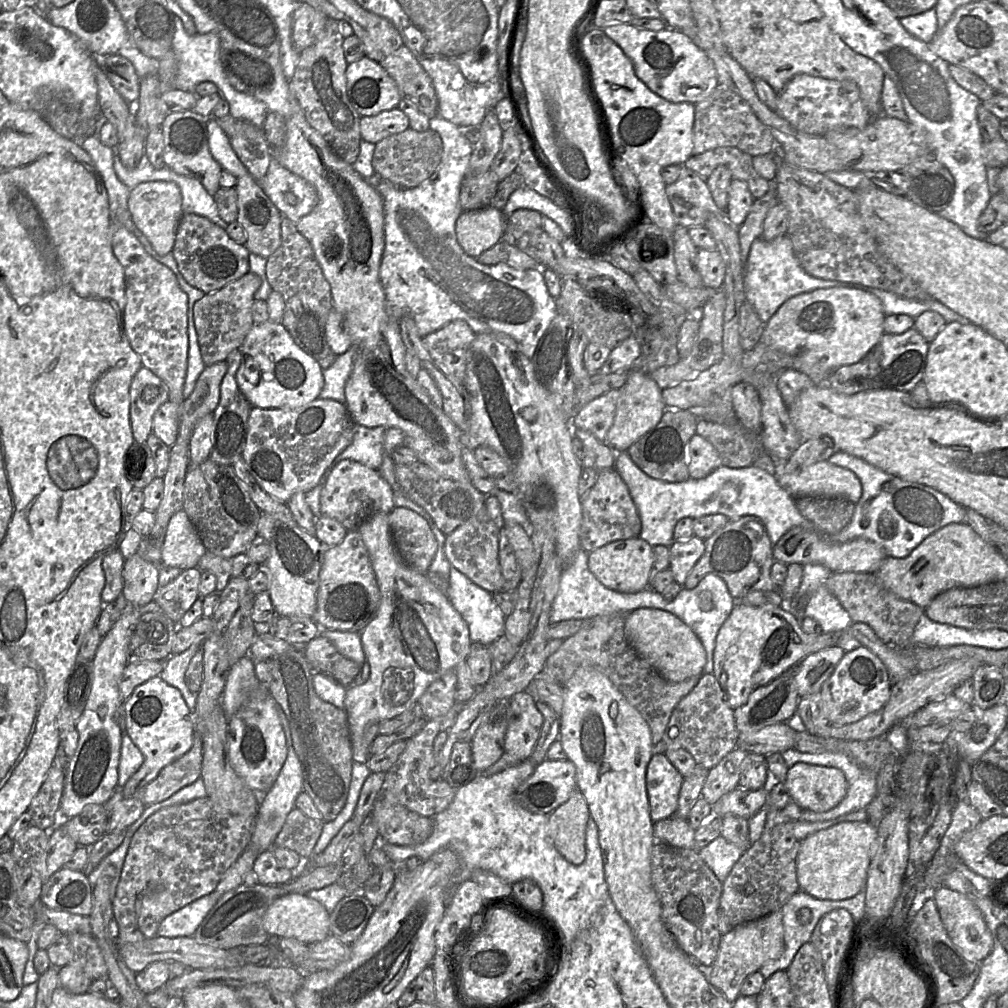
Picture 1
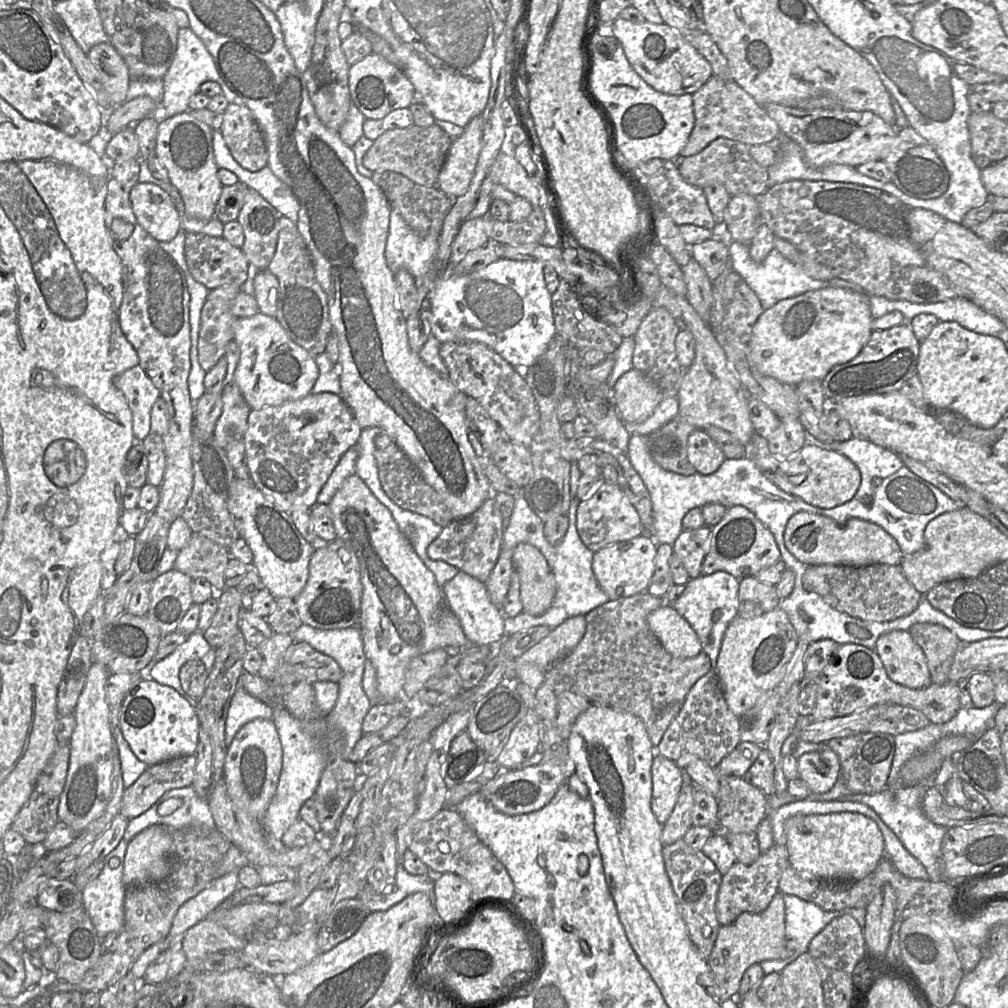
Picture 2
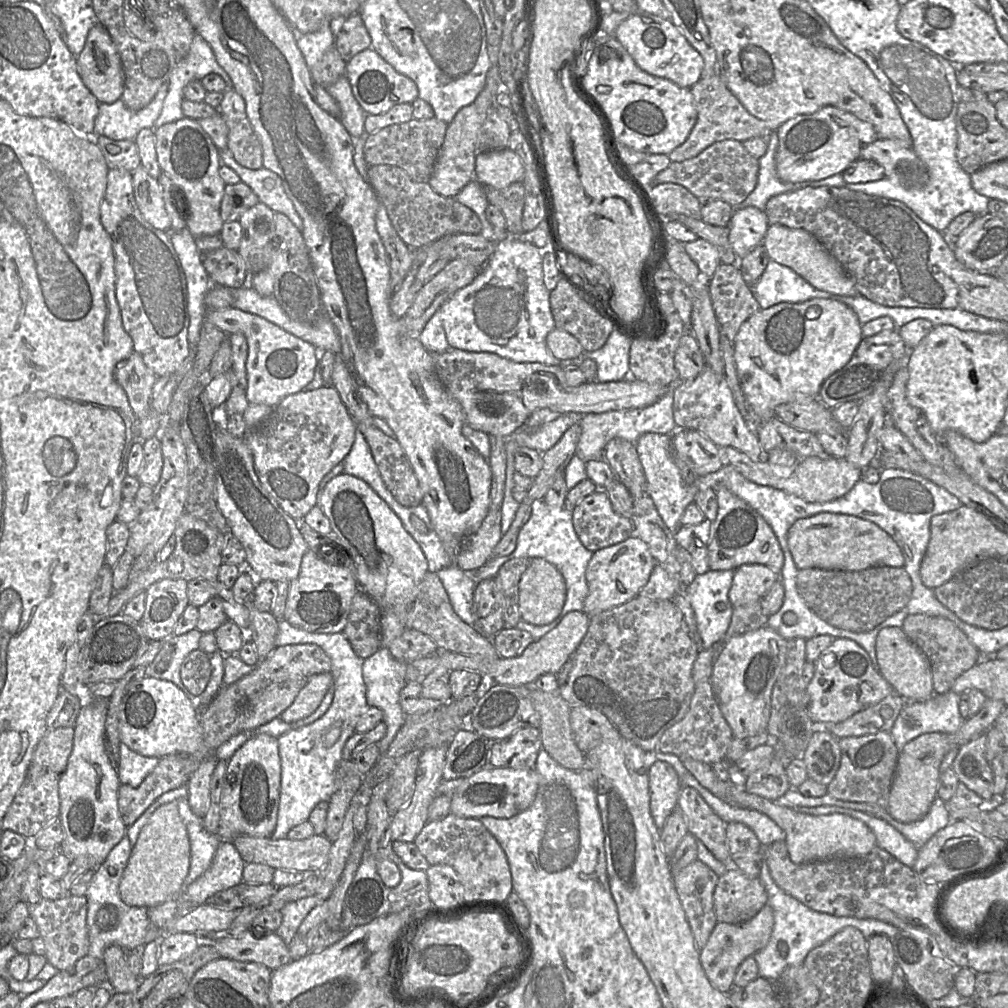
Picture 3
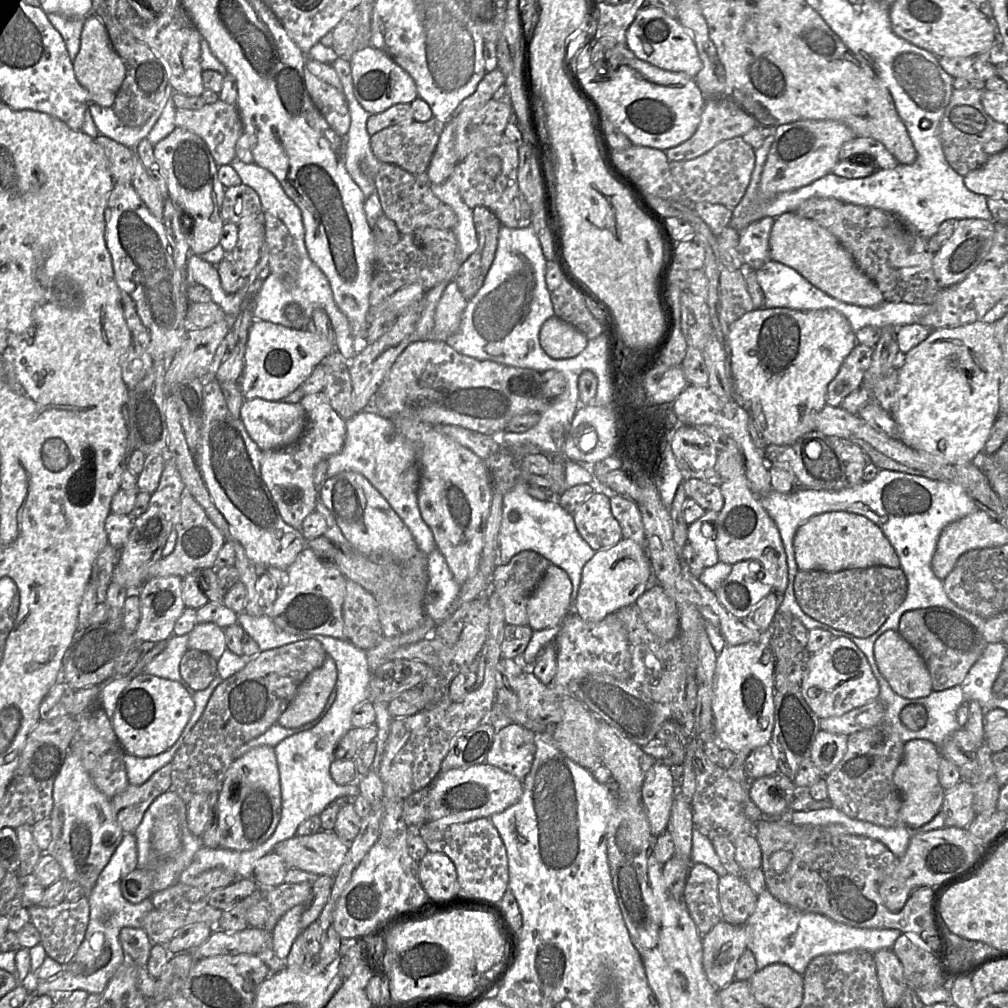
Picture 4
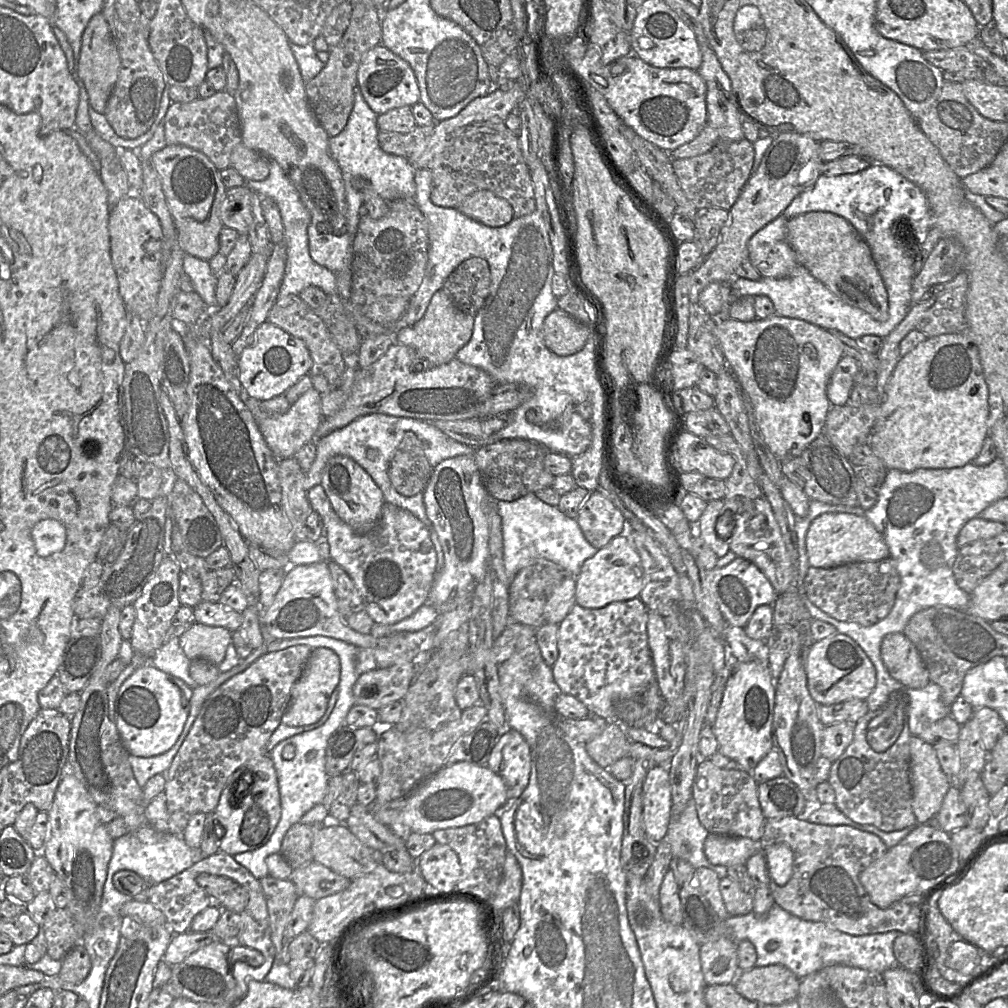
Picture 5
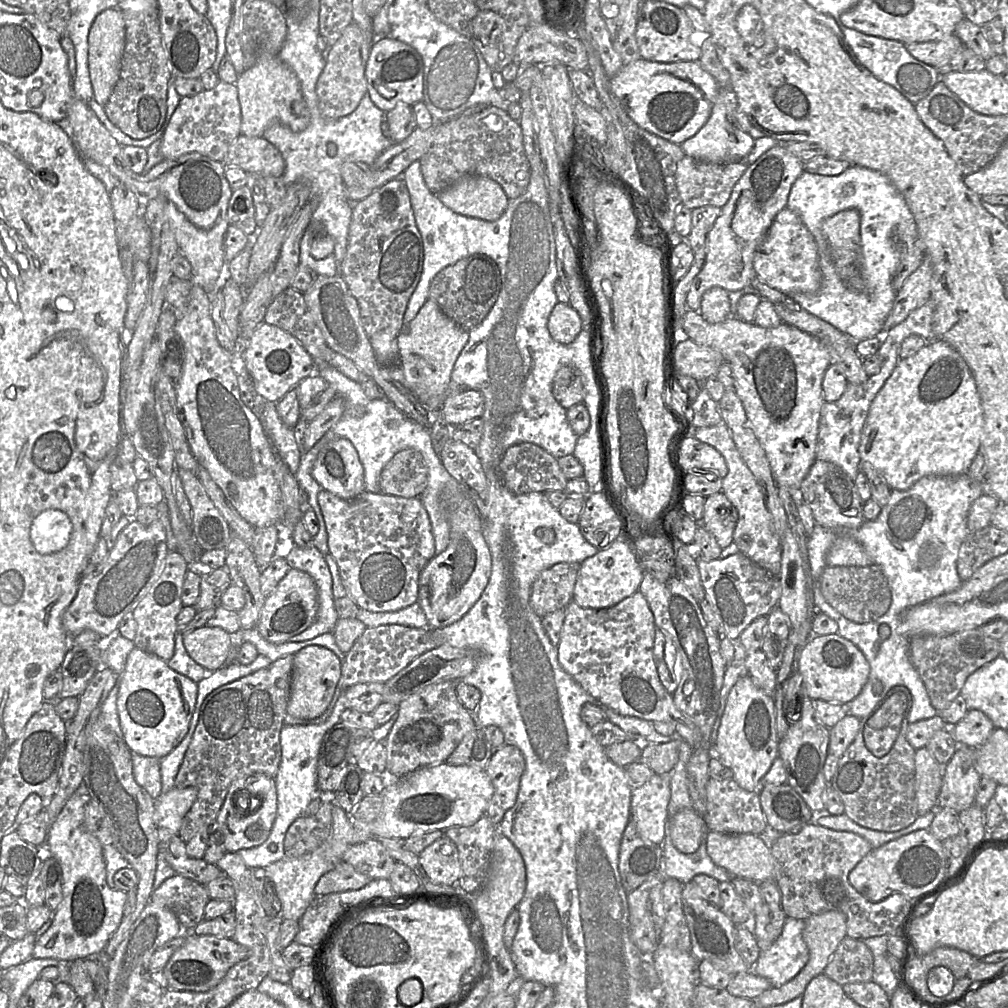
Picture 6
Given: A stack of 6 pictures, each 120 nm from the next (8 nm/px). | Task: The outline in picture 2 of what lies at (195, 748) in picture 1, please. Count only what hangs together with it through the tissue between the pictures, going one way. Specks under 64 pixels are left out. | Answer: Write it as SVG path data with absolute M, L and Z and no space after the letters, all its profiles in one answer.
M189 755L149 766L124 790L120 814L128 819L135 818L147 811L166 792L191 786L196 763L196 755Z

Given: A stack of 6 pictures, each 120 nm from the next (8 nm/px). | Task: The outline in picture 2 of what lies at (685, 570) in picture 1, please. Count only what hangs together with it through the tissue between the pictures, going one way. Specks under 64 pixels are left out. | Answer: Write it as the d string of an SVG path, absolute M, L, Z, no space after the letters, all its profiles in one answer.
M703 525L696 530L682 530L672 544L673 553L679 557L690 579L701 575L701 565L706 555L710 538L711 528Z

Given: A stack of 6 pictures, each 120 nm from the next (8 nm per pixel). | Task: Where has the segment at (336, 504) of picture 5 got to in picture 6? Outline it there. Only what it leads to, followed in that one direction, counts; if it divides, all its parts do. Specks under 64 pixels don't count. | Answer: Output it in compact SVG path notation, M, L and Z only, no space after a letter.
M336 437L322 447L312 475L323 490L343 499L354 499L365 491L364 470L357 450L343 437Z

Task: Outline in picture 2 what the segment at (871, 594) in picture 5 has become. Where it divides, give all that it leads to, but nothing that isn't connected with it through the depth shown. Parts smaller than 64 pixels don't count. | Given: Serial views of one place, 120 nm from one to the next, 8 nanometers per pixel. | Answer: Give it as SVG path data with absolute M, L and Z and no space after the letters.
M890 565L808 566L802 576L802 587L807 592L818 594L837 611L869 622L887 622L907 616L917 608L922 598L899 566Z

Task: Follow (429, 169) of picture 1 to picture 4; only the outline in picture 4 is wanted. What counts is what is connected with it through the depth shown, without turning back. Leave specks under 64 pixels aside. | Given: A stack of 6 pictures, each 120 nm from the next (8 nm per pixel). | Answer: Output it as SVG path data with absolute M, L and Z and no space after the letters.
M432 117L426 122L413 120L410 123L389 126L370 138L373 154L383 163L399 166L408 173L417 176L427 172L445 123Z

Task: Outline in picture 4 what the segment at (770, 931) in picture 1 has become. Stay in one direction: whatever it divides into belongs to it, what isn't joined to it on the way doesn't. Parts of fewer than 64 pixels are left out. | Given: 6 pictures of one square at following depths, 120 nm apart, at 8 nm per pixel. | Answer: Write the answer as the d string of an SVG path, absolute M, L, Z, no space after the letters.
M717 923L703 938L703 969L708 980L722 989L735 980L735 970L749 940L746 925Z

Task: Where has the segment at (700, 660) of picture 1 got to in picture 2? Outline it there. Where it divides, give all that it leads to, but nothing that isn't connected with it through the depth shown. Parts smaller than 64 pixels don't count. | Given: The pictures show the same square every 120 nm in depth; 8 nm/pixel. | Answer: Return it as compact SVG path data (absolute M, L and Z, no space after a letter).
M661 605L647 616L647 624L664 649L676 658L691 658L702 651L689 623L671 606Z

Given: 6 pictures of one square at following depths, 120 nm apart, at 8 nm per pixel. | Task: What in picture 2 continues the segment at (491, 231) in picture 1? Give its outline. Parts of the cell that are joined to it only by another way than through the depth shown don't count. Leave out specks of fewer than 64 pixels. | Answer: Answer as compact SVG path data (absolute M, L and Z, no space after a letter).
M489 215L463 222L451 245L450 265L457 265L468 252L483 247L491 239L493 220Z

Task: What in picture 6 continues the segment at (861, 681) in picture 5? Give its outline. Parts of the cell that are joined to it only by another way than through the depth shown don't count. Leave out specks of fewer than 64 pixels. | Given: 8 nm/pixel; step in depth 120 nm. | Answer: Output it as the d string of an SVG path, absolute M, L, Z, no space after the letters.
M837 634L813 635L801 651L799 672L811 700L847 704L859 695L866 684L870 666L862 652L849 640Z

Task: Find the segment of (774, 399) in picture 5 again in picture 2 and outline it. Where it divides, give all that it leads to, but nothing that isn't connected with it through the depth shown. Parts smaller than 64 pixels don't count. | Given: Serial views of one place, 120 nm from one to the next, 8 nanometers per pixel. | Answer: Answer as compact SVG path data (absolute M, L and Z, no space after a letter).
M827 287L779 301L772 308L763 311L753 327L747 344L752 366L758 373L791 386L804 380L822 381L834 366L854 359L870 340L875 319L869 296L873 295L840 287Z

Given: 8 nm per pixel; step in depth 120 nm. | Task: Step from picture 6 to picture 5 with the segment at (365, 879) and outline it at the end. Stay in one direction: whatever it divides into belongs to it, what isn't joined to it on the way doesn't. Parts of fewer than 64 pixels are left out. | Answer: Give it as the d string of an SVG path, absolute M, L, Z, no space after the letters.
M313 861L293 869L289 879L296 886L299 896L305 895L314 900L341 892L351 884L350 879Z

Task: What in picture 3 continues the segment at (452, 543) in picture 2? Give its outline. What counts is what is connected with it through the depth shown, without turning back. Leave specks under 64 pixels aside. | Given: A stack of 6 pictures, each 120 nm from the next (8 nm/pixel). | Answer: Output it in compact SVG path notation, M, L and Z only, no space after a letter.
M491 509L480 527L468 536L455 559L454 565L462 571L475 570L491 559L495 546L501 535L501 509Z

